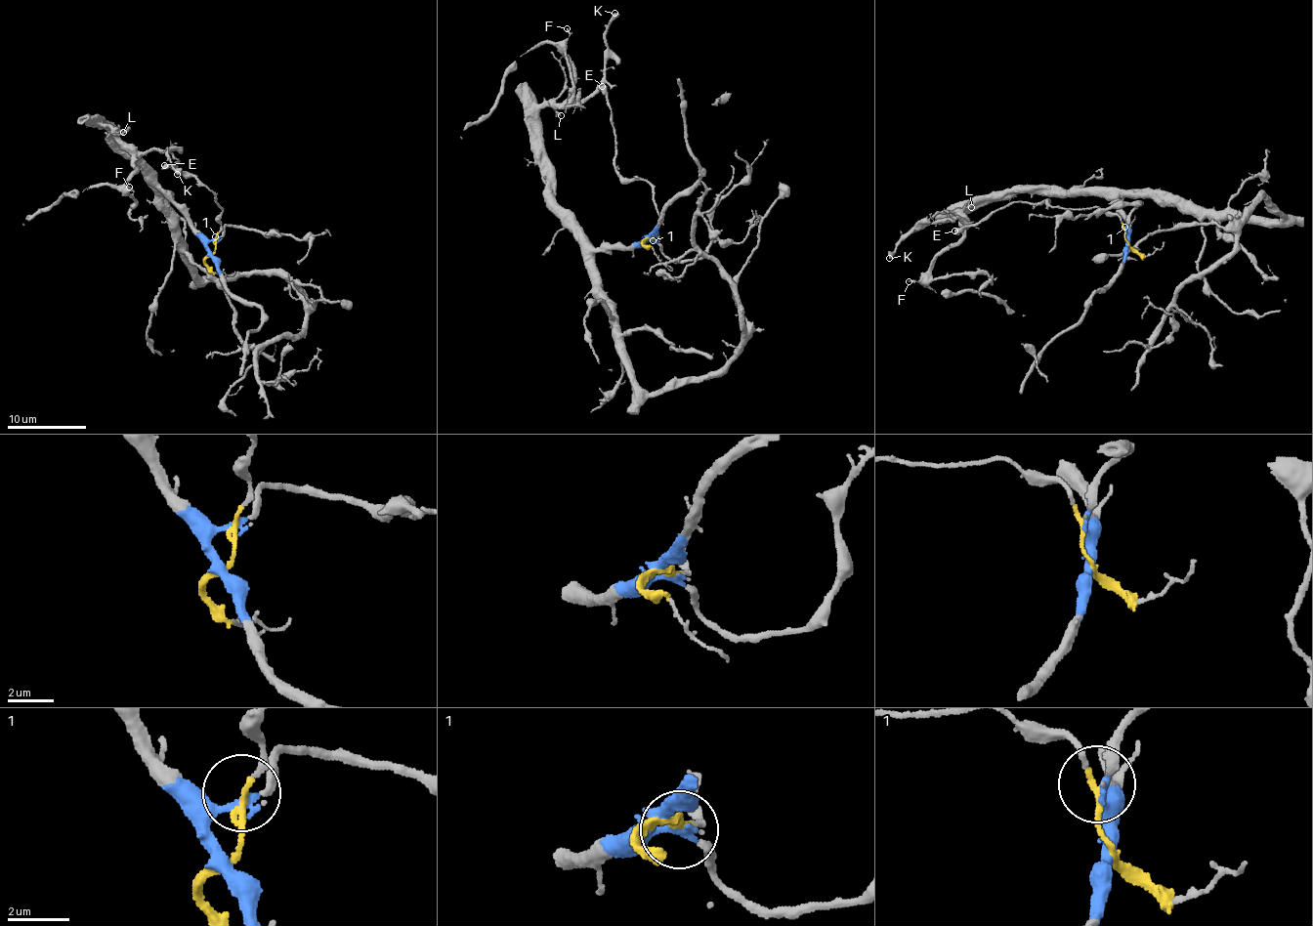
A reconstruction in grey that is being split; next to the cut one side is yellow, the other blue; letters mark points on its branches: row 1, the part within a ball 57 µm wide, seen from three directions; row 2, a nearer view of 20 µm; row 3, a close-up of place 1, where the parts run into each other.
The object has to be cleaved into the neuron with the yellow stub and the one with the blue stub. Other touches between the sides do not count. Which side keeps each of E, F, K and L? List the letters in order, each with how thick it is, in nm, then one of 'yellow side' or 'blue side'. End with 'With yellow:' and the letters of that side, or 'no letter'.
E: calibre 550 nm; yellow side
F: calibre 150 nm; blue side
K: calibre 480 nm; blue side
L: calibre 100 nm; blue side
With yellow: E

